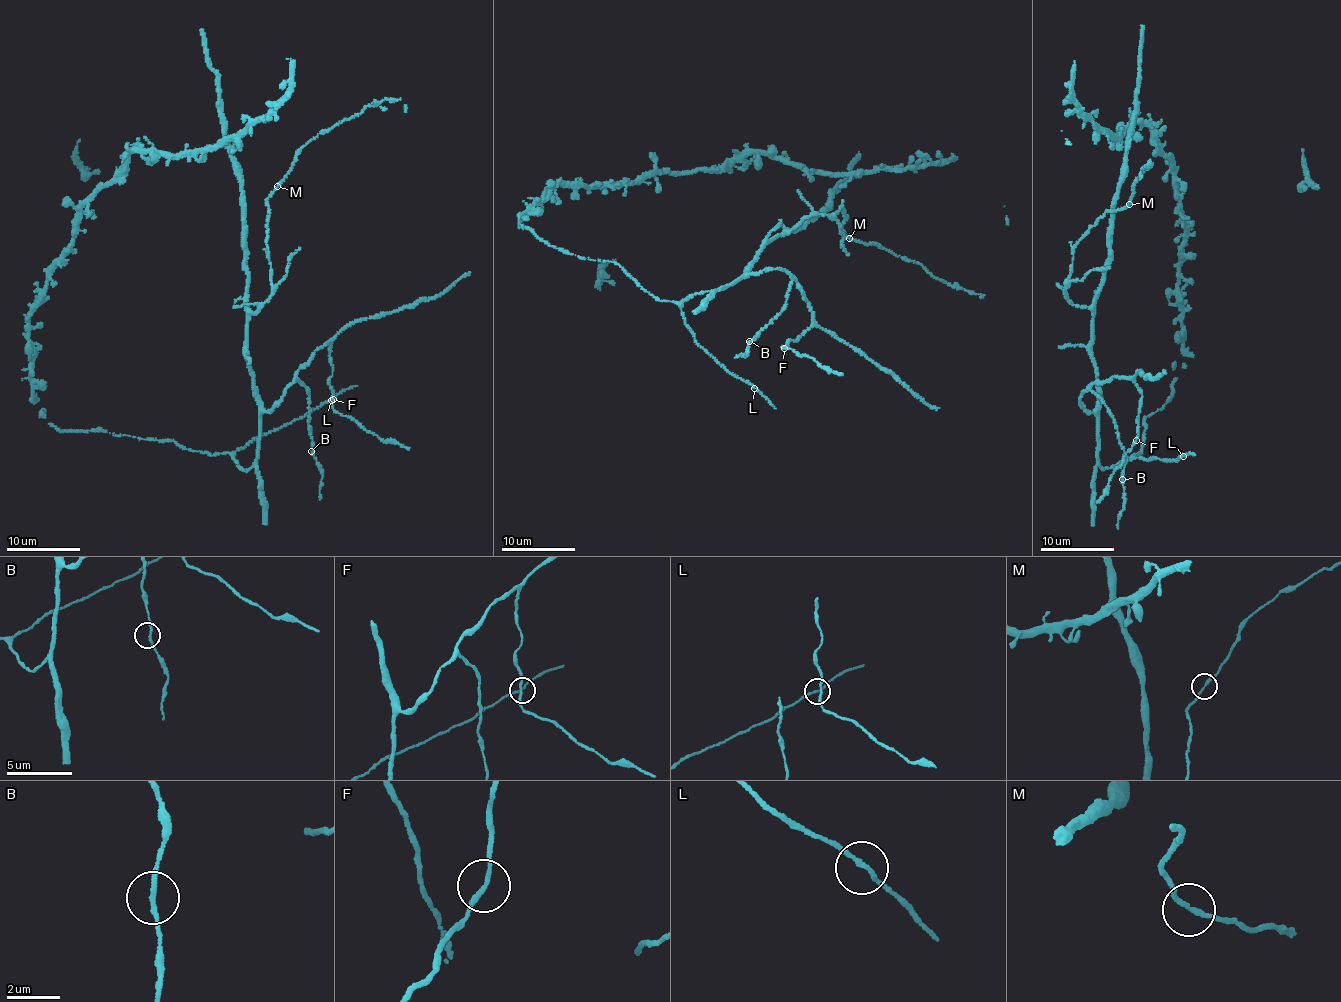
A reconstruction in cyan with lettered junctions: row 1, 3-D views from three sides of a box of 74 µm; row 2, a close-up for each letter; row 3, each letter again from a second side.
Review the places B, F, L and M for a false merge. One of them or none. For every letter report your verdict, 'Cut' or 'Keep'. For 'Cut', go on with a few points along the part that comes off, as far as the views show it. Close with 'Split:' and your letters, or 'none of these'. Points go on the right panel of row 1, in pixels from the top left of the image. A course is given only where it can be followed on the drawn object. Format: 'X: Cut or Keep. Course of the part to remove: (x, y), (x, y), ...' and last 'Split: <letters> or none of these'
B: Keep
F: Keep
L: Keep
M: Keep
Split: none of these

